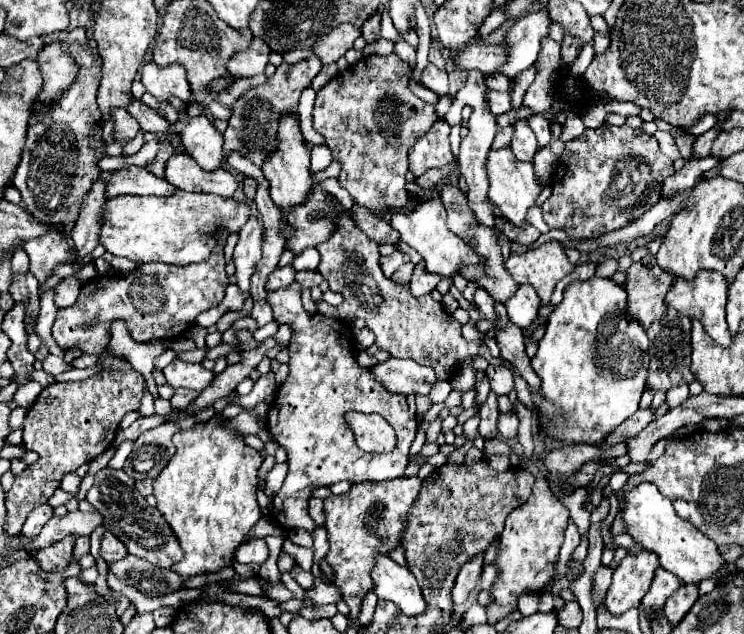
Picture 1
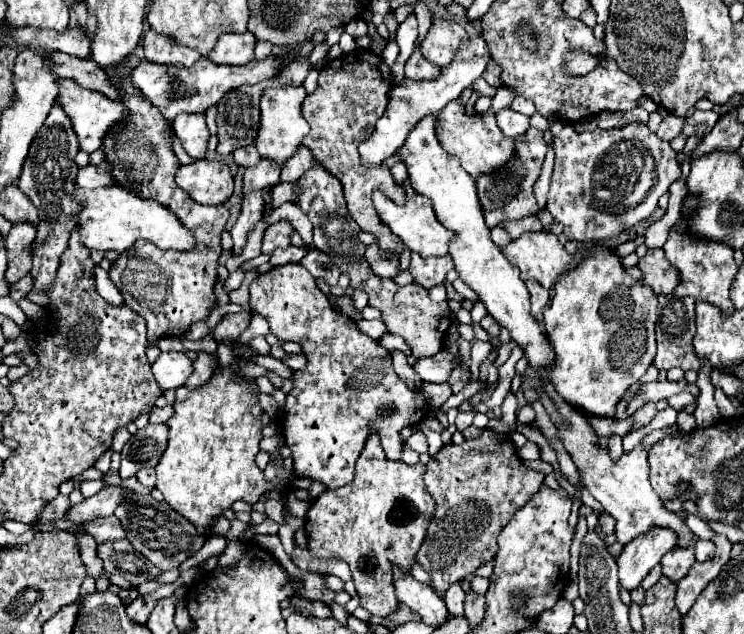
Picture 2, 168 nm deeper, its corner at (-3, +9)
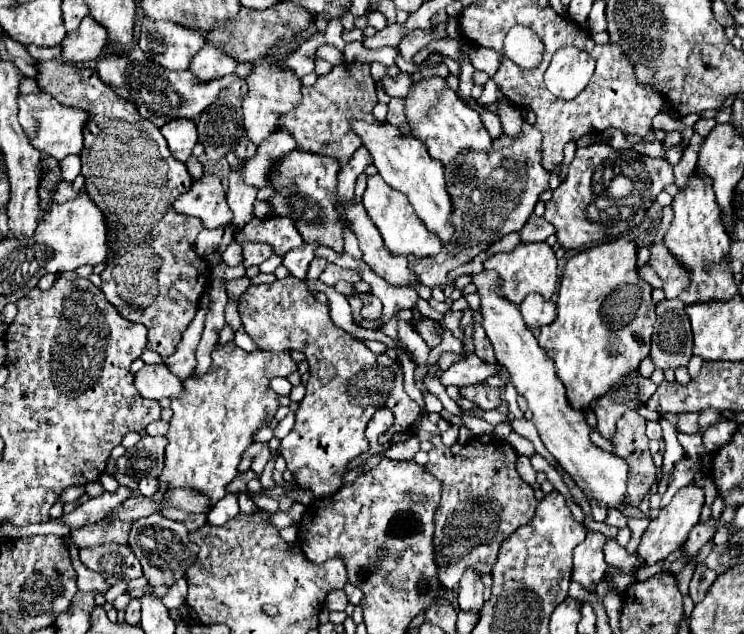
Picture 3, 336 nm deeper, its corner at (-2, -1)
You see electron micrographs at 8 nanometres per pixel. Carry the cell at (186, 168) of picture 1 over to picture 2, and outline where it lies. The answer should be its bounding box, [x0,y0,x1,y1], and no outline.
[175,160,233,204]

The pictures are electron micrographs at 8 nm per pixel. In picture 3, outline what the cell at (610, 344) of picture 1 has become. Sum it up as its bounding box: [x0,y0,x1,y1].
[538,234,656,410]

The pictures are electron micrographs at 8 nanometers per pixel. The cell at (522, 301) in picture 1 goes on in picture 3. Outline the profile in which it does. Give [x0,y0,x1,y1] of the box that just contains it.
[520,294,556,328]

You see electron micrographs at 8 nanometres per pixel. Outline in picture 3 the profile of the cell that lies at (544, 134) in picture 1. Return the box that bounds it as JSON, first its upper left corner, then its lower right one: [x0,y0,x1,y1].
[412,122,550,288]

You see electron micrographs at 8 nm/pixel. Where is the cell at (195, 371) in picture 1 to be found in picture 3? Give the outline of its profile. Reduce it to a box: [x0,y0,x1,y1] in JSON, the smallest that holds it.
[134,364,182,398]

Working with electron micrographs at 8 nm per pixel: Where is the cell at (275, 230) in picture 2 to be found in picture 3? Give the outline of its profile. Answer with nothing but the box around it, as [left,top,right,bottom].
[242,242,272,266]

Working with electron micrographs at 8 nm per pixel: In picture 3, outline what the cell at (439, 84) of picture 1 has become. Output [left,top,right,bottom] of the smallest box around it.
[380,72,412,96]

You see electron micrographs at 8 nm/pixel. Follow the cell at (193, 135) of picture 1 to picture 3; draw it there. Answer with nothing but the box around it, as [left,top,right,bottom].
[160,118,198,162]

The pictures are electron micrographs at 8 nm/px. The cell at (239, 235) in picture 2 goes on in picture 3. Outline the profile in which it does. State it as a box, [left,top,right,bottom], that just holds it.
[226,160,256,228]

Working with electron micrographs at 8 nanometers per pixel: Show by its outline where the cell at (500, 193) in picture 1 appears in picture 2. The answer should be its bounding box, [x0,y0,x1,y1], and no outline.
[435,100,515,180]

